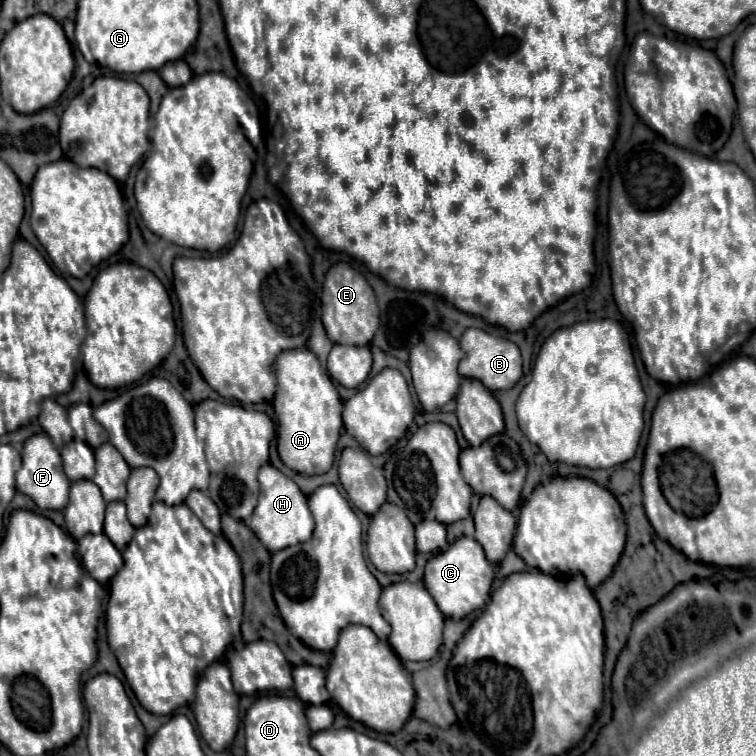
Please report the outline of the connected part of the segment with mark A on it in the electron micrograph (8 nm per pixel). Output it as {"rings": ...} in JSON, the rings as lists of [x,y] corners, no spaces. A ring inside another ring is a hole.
{"rings":[[[309,349],[283,351],[275,359],[277,393],[273,407],[277,413],[277,445],[281,461],[303,475],[327,473],[333,465],[335,445],[343,427],[341,409],[343,401],[331,381],[321,369],[319,359]]]}

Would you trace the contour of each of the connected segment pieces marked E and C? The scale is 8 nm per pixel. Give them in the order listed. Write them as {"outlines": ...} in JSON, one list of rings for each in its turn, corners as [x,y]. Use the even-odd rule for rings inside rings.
{"outlines":[[[[347,263],[333,265],[325,277],[321,301],[323,301],[321,321],[325,325],[327,337],[333,343],[341,343],[341,345],[369,345],[371,343],[375,329],[379,327],[379,307],[377,307],[373,289],[369,287],[367,279],[359,271],[355,271]]],[[[459,537],[455,539],[447,551],[433,557],[425,565],[425,585],[435,603],[439,605],[441,613],[451,619],[463,619],[475,609],[481,609],[491,593],[491,583],[495,577],[495,569],[491,561],[485,557],[483,547],[473,537]]]]}

